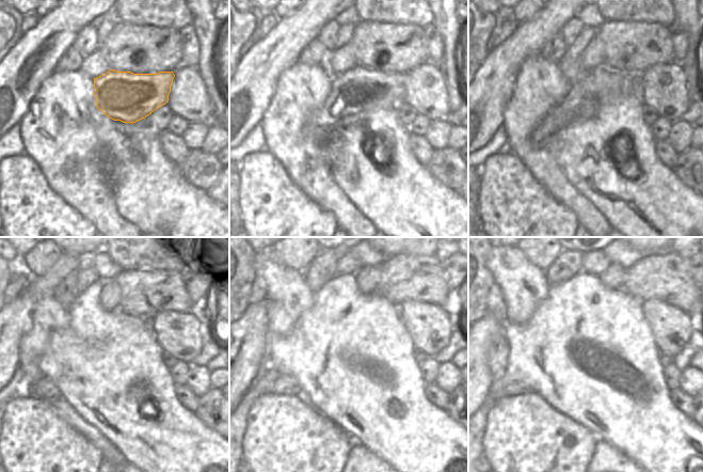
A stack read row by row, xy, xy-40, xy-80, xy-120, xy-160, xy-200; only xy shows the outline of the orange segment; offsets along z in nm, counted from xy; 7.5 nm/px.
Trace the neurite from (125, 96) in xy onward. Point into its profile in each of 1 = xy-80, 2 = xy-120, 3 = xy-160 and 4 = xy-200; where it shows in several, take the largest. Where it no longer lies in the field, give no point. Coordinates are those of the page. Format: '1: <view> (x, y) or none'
1: xy-80 (602, 84)
2: xy-120 (45, 387)
3: xy-160 (269, 382)
4: xy-200 (499, 389)

